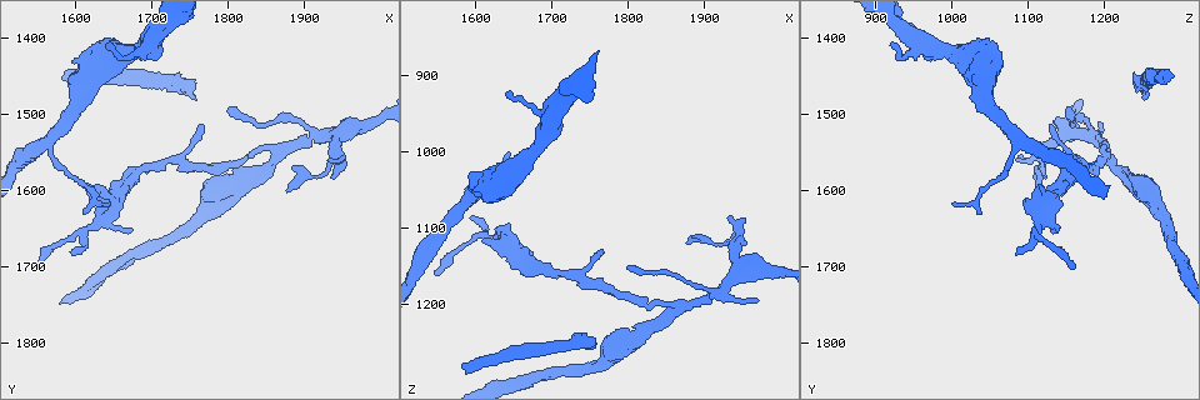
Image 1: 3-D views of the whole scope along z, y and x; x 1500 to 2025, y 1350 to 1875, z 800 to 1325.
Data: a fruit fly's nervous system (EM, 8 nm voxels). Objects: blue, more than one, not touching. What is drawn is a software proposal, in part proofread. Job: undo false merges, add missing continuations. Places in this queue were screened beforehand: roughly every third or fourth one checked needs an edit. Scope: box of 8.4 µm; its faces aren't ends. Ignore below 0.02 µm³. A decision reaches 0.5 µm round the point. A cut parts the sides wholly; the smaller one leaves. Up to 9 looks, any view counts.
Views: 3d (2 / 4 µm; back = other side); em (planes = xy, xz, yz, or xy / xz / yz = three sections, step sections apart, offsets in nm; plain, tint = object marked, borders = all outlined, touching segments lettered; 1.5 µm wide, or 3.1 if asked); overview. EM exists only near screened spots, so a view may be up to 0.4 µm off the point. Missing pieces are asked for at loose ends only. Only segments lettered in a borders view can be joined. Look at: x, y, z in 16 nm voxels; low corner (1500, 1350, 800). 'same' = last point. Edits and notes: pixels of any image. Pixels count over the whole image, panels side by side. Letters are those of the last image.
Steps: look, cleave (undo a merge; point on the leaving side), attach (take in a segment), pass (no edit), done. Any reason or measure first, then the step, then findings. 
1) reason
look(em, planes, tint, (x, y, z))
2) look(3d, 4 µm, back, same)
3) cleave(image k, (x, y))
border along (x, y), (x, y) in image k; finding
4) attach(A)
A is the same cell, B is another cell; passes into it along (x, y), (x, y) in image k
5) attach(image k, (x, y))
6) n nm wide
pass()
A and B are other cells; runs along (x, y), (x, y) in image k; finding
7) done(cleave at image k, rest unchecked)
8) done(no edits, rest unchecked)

an open end
look(3d, 4 µm, (1670, 1655, 1130))

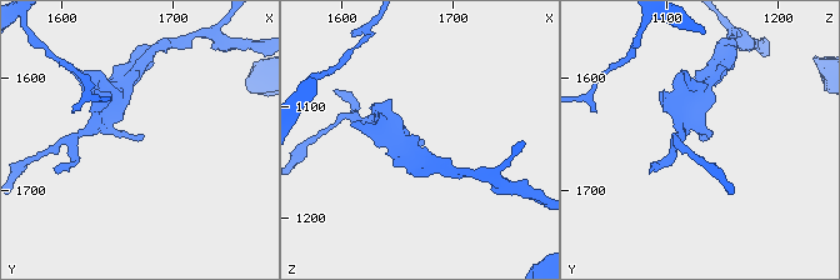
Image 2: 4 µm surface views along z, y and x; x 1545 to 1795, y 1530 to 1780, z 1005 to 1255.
look(em, planes, borders, (1672, 1652, 1130))

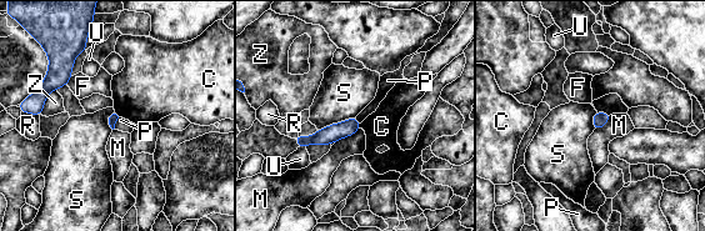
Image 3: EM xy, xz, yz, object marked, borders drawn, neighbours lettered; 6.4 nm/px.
S touches over 260 nm
pass()
C, F, M, P, R, S, U and Z are other cells; none of them fits

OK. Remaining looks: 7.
look(3d, 2 µm, (1930, 1560, 1090))

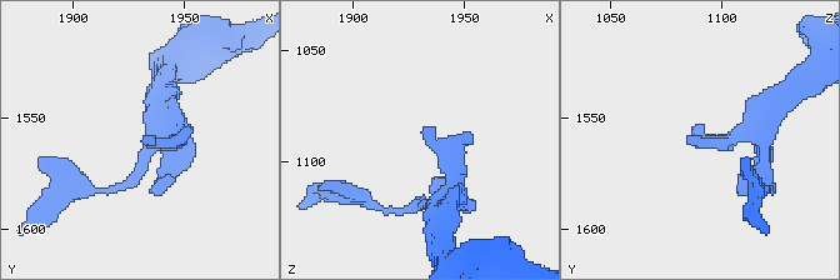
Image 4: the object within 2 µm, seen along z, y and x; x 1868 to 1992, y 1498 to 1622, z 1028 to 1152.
look(em, xy, step 4, tint, (1930, 1558, 1086))

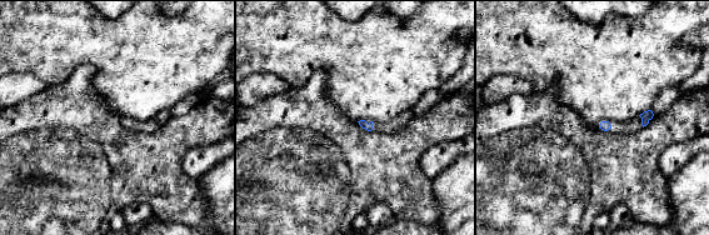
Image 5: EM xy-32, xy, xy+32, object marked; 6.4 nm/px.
look(em, planes, borders, same)

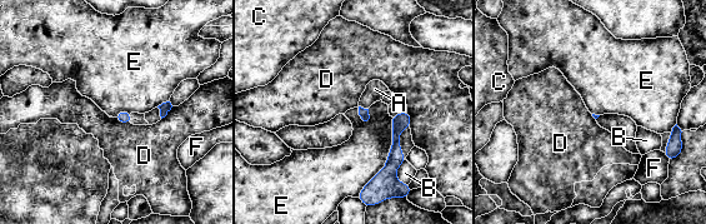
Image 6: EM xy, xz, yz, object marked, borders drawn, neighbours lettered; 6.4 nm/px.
attach(A)
A is the same cell, B, C, D, E and F are other cells; passes into it along (364, 113), (362, 108), (375, 89) in image 6; the neuron continues

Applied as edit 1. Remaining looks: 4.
look(overview)

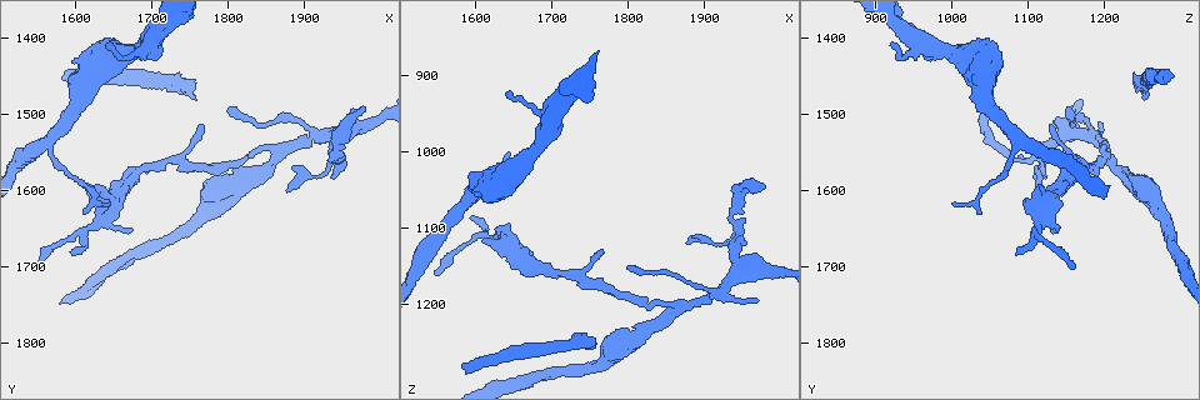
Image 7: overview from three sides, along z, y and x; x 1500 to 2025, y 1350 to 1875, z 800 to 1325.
tapers out
look(3d, 4 µm, (1800, 1490, 1155))

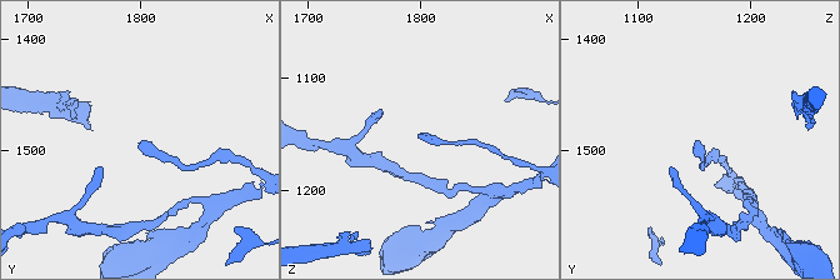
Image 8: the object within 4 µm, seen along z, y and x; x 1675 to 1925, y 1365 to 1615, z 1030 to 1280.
look(em, 3.1 µm, xz, step 8, tint, (1798, 1492, 1154))

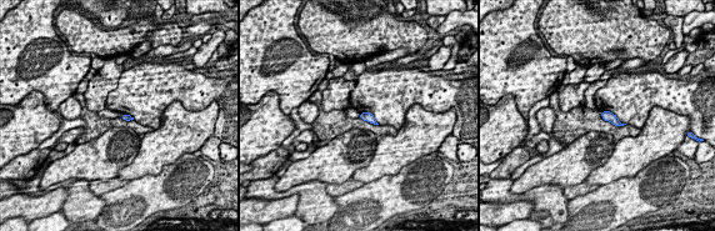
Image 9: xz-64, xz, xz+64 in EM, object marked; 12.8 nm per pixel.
look(em, 3.1 µm, planes, borders, same)

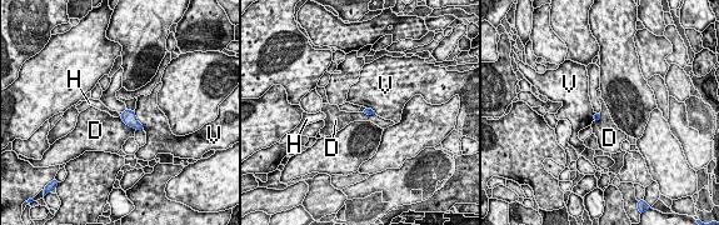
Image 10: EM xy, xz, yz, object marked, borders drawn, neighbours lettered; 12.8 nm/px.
D touches over 320 nm
pass()
D, H and V are other cells; border along (120, 113), (120, 118), (135, 130) in image 10; no lettered segment goes on from it

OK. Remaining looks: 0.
done(attach at image 6, rest unchecked)

